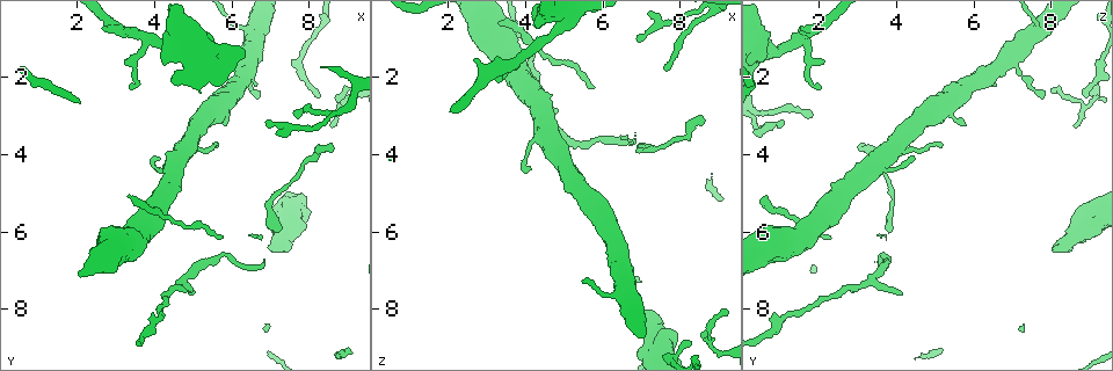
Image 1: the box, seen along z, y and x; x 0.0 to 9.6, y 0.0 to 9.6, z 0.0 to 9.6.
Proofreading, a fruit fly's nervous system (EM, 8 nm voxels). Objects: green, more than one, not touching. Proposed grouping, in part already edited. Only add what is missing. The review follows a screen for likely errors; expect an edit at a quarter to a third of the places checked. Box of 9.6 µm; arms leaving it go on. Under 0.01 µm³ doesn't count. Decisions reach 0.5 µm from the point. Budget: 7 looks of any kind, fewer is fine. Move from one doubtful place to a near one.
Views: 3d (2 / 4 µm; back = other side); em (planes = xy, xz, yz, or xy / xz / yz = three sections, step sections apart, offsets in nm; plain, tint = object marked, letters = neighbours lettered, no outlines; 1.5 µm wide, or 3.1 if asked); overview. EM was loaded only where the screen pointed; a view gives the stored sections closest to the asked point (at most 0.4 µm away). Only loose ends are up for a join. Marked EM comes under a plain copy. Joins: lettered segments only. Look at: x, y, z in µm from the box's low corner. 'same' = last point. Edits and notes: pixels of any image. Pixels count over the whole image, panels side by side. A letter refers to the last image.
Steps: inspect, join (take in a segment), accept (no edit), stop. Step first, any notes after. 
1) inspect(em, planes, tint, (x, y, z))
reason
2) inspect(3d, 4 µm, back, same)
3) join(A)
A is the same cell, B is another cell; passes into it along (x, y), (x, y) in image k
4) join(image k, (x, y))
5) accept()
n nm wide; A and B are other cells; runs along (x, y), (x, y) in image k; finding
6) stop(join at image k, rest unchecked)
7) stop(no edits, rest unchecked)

inspect(em, planes, letters, (2.65, 0.65, 1.55))
free end

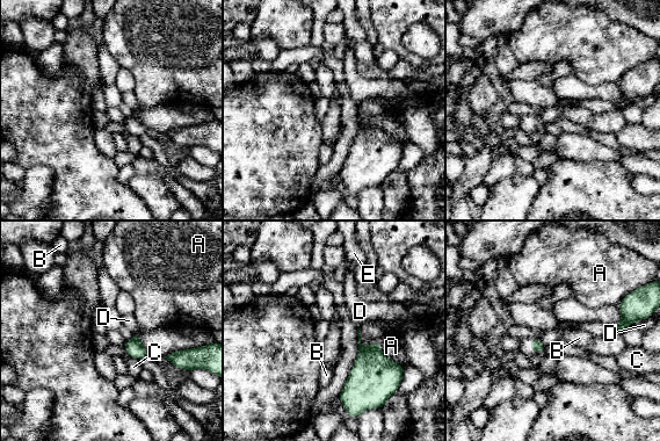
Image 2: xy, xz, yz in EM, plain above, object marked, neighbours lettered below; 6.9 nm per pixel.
accept()
A touches over 340 nm; A, B, C, D and E are other cells; none of them fits

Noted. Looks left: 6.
inspect(3d, 4 µm, (6.75, 2.55, 7.75))
an open end

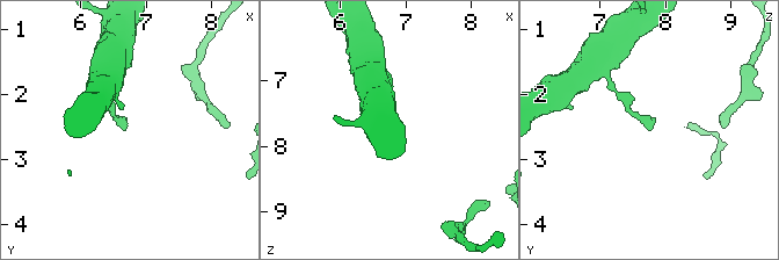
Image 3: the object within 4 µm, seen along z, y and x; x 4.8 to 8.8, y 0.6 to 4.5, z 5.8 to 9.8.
inspect(em, planes, letters, (6.70, 2.55, 7.80))
now the EM

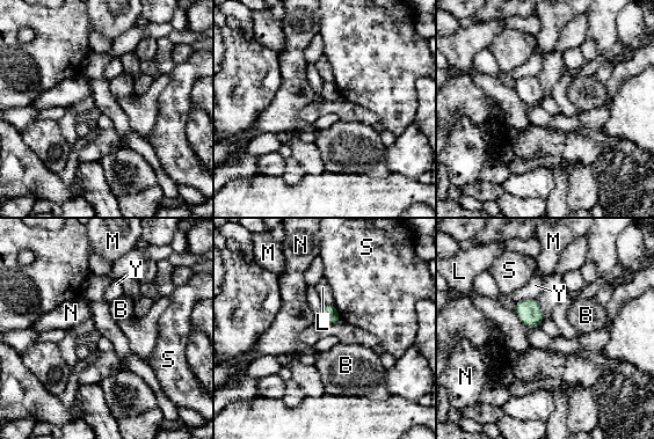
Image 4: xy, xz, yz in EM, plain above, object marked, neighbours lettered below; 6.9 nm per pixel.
accept()
120 nm wide; B, L, M, N, S and Y are other cells; border along (333, 305), (341, 320) in image 4; none of them fits

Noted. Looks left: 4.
inspect(3d, 4 µm, (7.05, 6.50, 8.05))
stops while still wide

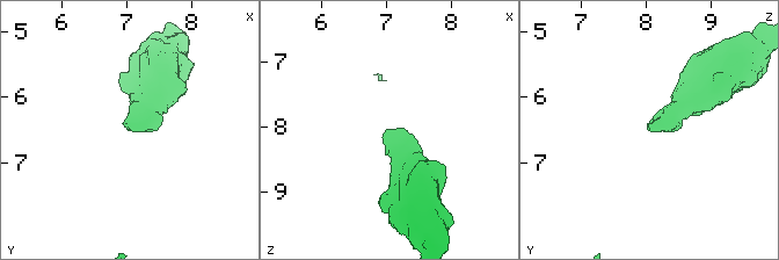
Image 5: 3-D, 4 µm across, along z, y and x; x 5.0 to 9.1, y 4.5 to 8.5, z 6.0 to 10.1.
inspect(em, xz, step 4, letters, (7.05, 6.45, 8.00))

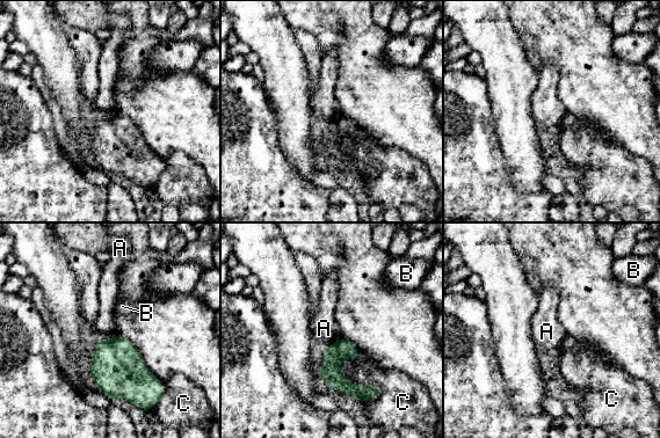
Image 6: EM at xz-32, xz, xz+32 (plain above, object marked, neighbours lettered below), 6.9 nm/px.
inspect(em, planes, letters, same)

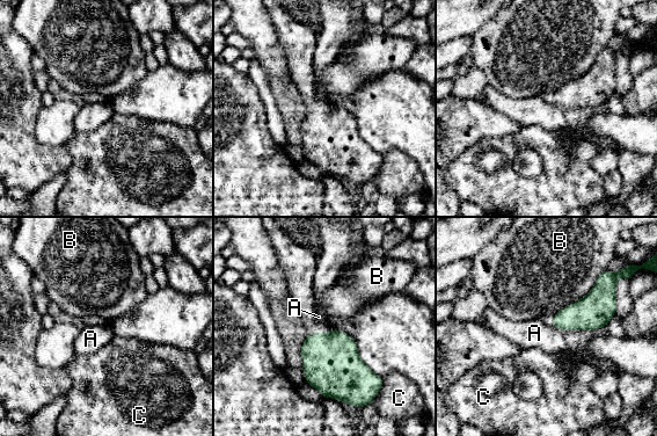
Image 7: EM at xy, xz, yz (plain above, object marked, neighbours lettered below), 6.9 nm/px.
accept()
B touches over 500 nm; A, B and C are other cells; border along (553, 326), (557, 329) in image 7; no lettered segment goes on from it

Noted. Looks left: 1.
stop(no edits, rest unchecked)

